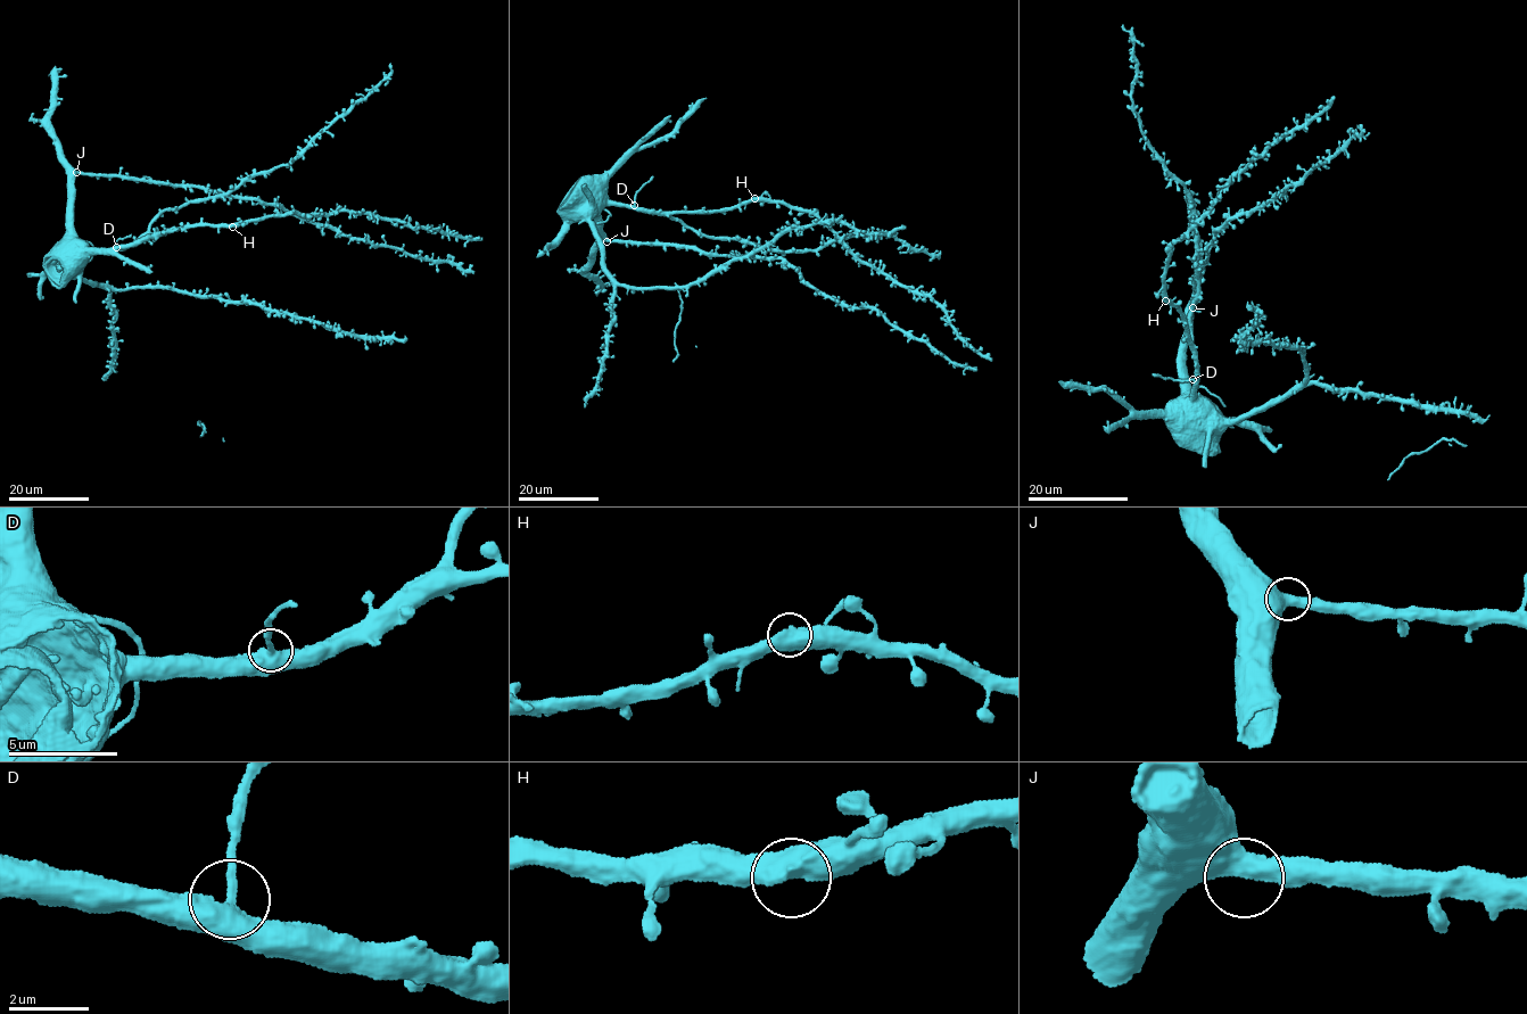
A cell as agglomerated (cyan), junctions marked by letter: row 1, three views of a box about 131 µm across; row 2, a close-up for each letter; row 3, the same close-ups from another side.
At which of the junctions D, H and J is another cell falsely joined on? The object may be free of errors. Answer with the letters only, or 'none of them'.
D

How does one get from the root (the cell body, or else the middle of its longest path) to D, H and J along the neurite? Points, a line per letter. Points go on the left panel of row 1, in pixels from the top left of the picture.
D: (66, 248), (76, 239), (91, 248), (116, 247)
H: (66, 248), (76, 239), (91, 248), (110, 248), (135, 245), (151, 235), (188, 227), (232, 227)
J: (66, 248), (76, 172)

